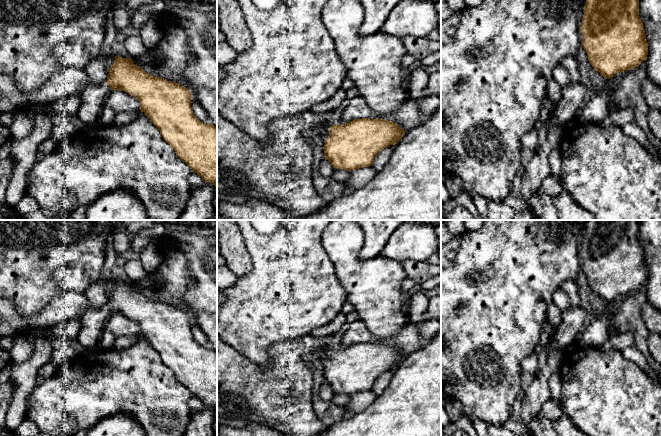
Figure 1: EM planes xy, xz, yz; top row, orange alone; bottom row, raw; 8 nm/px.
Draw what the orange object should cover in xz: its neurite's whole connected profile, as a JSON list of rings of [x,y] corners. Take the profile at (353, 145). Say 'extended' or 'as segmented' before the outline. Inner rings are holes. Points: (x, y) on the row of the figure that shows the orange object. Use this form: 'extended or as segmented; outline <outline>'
extended; outline [[[370,118],[355,119],[343,125],[325,123],[313,128],[318,130],[318,135],[325,141],[324,157],[335,170],[347,171],[372,166],[375,157],[381,150],[397,144],[405,134],[405,131],[392,121]]]

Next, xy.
extended; outline [[[115,56],[105,82],[90,83],[81,92],[78,111],[80,125],[98,123],[105,99],[111,90],[121,90],[140,101],[140,110],[158,128],[163,139],[174,149],[176,155],[205,182],[217,188],[217,127],[198,120],[192,110],[192,93],[180,84],[150,75],[133,63],[132,58]]]

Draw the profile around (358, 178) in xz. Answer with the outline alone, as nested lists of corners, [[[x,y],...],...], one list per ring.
[[[373,166],[363,167],[349,171],[349,177],[342,184],[346,187],[351,187],[353,190],[358,190],[366,186],[377,174]]]

